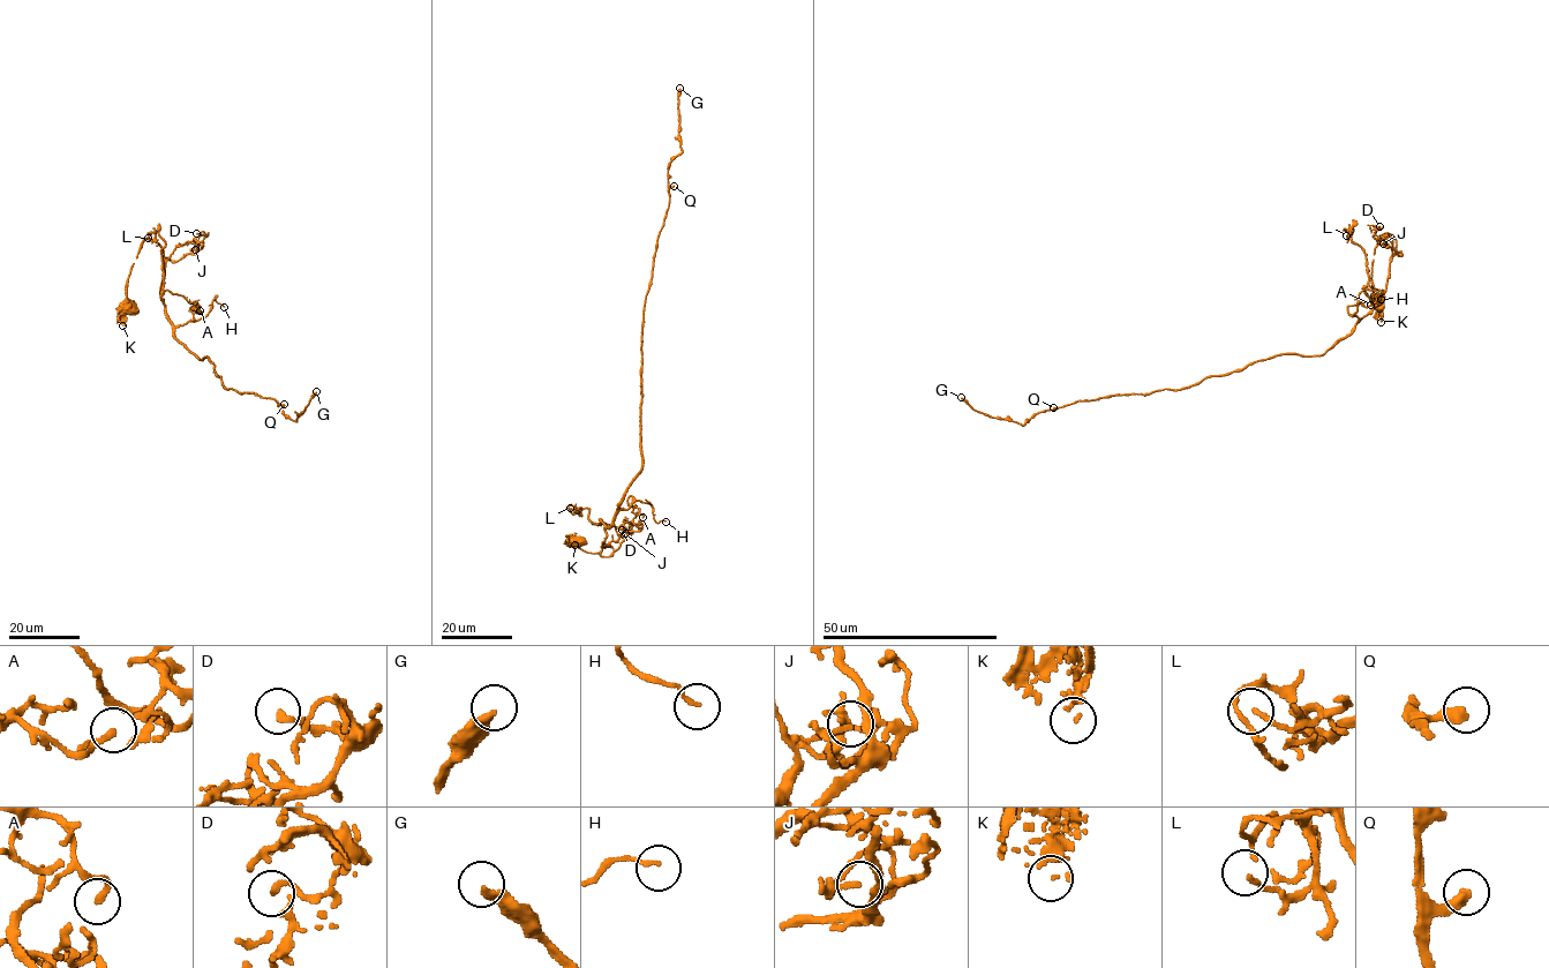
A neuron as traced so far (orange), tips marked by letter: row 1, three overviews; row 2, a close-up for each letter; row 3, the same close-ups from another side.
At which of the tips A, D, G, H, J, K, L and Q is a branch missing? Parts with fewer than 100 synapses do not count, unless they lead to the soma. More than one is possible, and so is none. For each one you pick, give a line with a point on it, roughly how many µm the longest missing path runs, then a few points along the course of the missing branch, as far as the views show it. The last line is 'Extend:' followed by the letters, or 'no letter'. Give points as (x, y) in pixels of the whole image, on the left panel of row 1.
G: at (316, 391); about 170 µm are missing
Extend: G

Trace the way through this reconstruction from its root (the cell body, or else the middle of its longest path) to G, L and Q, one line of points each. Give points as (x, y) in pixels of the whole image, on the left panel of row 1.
G: (128, 307), (151, 239), (173, 336), (224, 387), (272, 398), (295, 421), (316, 391)
L: (128, 307), (128, 276), (145, 239), (164, 253), (163, 301), (165, 242), (157, 232), (148, 238)
Q: (128, 307), (130, 268), (151, 239), (164, 253), (173, 336), (209, 358), (227, 389), (284, 404)

